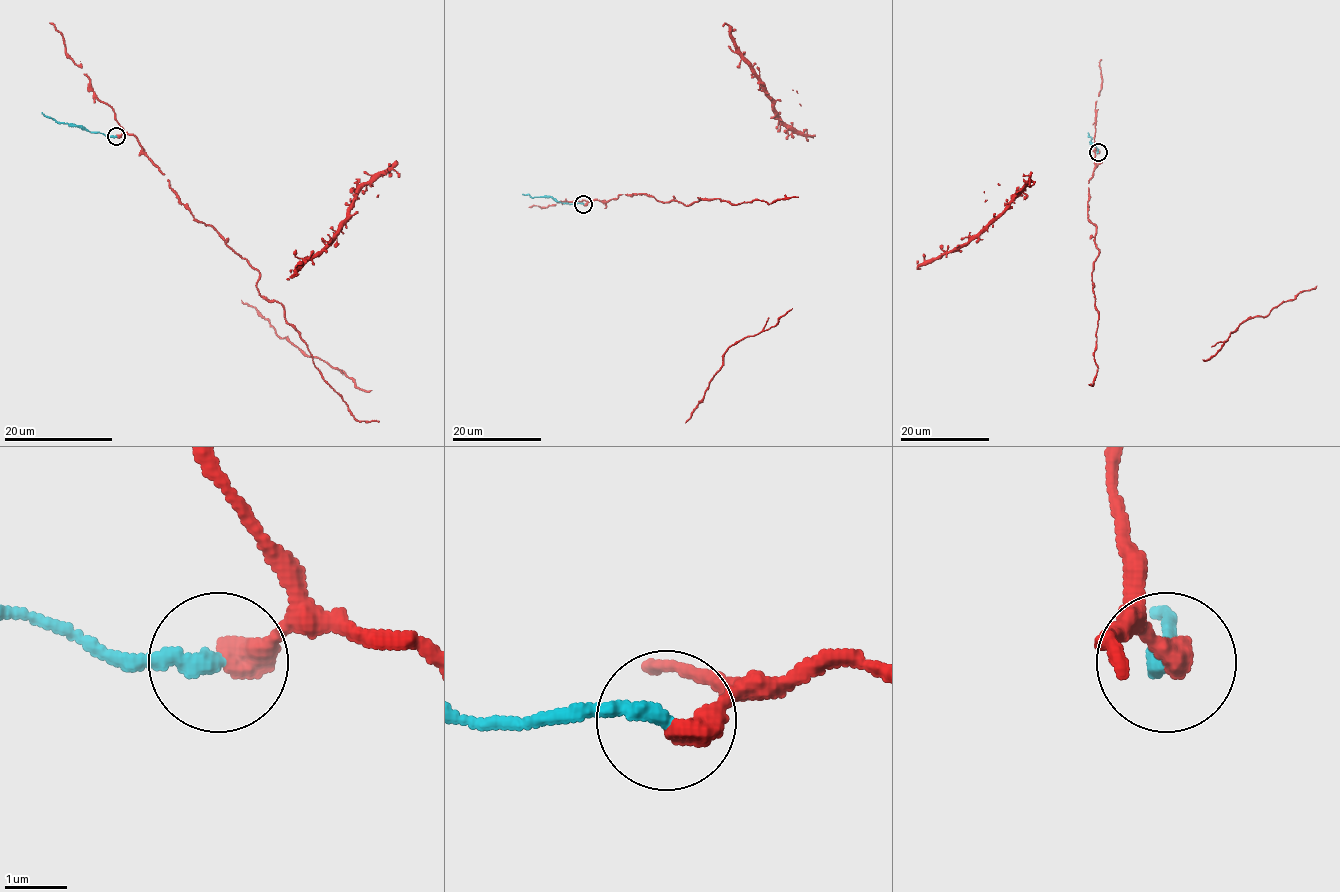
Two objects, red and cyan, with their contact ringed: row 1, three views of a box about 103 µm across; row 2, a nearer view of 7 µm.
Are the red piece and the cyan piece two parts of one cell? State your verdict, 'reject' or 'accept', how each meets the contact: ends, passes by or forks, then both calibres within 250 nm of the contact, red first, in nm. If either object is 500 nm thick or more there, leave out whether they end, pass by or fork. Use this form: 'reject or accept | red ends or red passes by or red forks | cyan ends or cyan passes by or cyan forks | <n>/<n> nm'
reject | red ends | cyan ends | 440/280 nm

